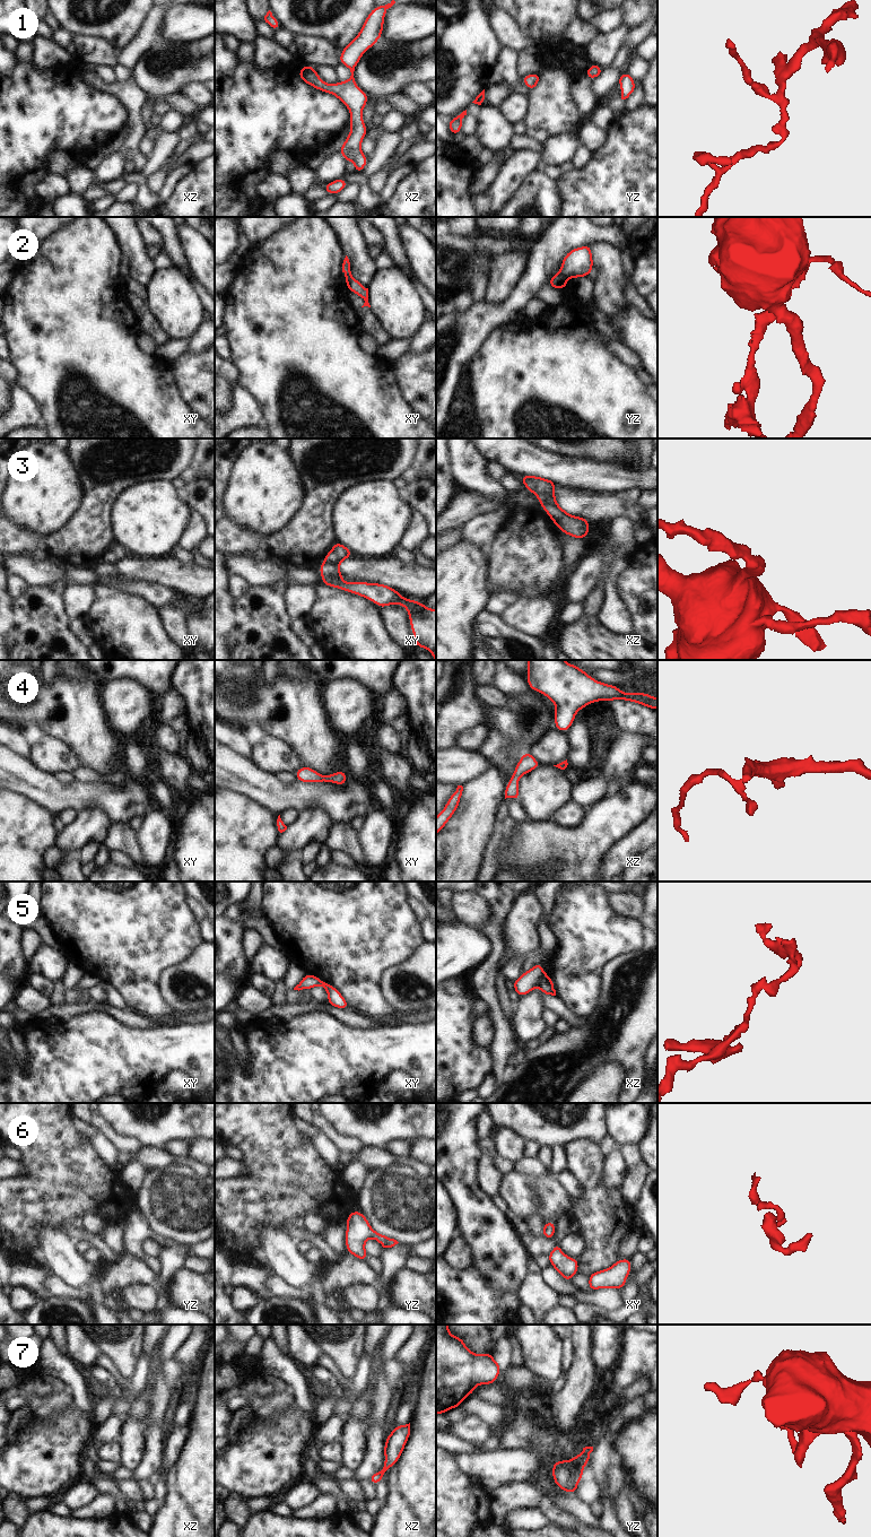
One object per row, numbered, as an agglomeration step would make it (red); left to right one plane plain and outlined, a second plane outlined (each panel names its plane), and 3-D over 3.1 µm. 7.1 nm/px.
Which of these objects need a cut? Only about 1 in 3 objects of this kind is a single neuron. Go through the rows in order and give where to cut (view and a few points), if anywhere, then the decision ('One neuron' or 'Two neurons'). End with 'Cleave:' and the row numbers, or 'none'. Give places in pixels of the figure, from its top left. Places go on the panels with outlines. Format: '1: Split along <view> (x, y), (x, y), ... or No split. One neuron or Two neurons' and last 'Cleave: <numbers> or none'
1: No split. One neuron
2: Split along yz (558, 272), (565, 278). Two neurons
3: Split along xy (338, 563), (322, 565). Two neurons
4: No split. One neuron
5: Split along xz (545, 974), (537, 984). Two neurons
6: No split. One neuron
7: Split along xz (380, 1472), (383, 1475). Two neurons
Cleave: 2, 3, 5, 7

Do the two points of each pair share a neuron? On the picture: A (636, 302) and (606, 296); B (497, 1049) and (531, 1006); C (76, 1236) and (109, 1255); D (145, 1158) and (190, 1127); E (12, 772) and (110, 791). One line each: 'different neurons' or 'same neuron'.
A: different neurons
B: different neurons
C: same neuron
D: different neurons
E: same neuron

